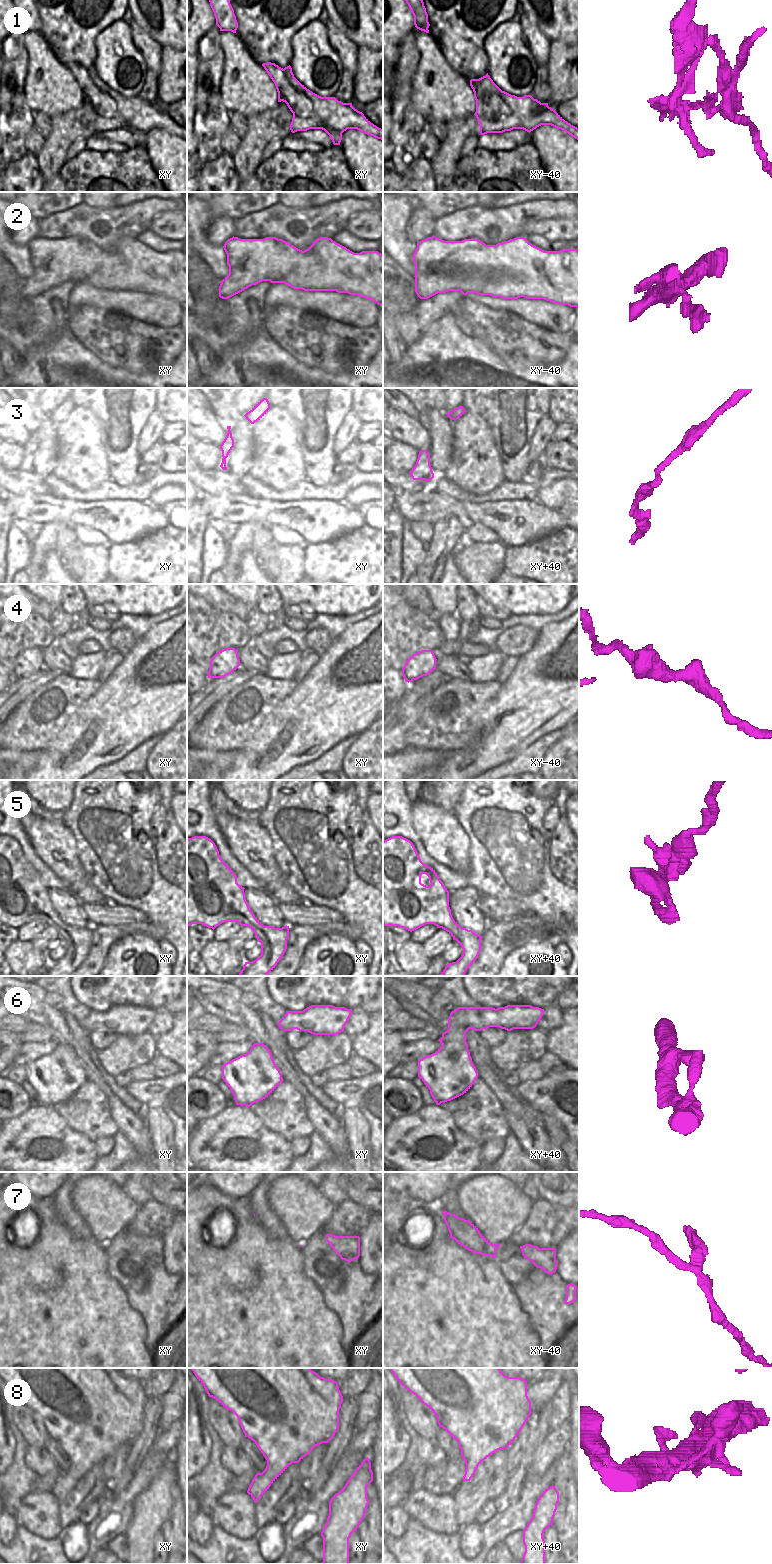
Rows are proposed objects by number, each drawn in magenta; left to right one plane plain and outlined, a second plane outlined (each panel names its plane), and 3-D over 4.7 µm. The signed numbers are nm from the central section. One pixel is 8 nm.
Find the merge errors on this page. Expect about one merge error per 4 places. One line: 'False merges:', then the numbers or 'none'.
False merges: 1, 7

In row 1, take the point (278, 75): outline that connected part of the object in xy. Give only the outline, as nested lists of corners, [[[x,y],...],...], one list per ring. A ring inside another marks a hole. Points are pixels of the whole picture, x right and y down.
[[[267,62],[263,63],[262,66],[274,82],[276,89],[281,89],[289,97],[286,104],[292,113],[301,113],[304,100],[309,99],[317,111],[310,118],[315,123],[320,122],[323,124],[321,120],[324,118],[324,114],[338,104],[335,97],[321,97],[313,93],[297,81],[289,71],[285,71],[275,63]]]

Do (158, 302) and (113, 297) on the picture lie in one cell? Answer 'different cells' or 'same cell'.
same cell

